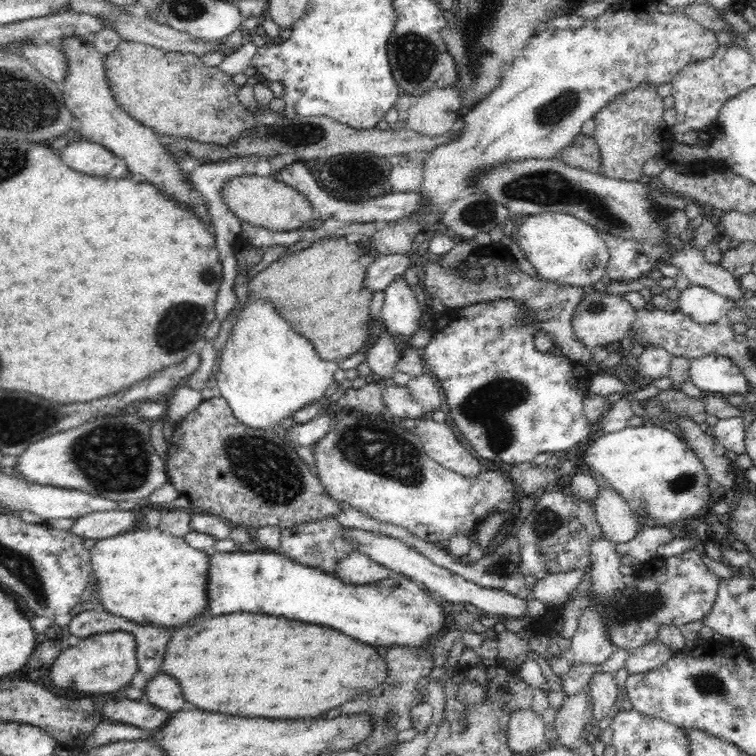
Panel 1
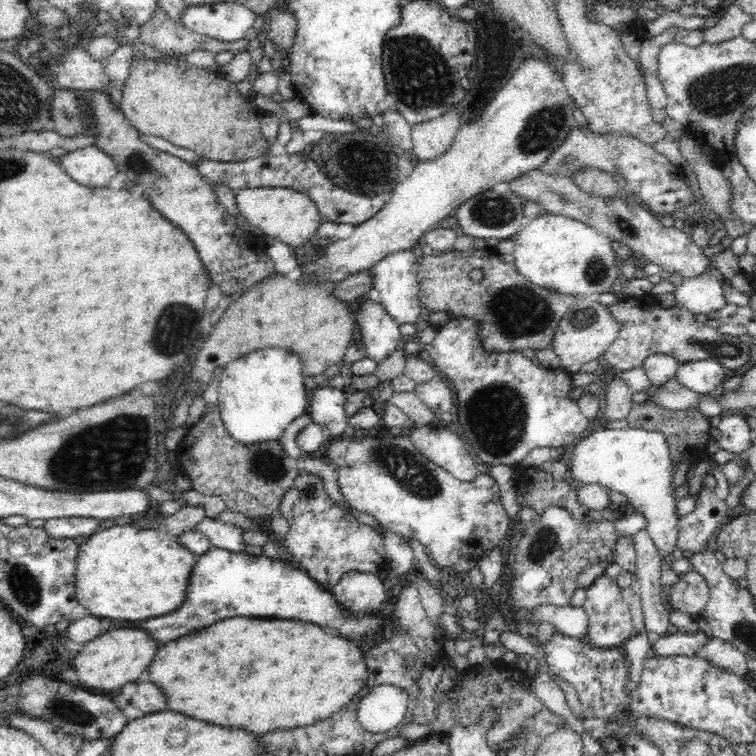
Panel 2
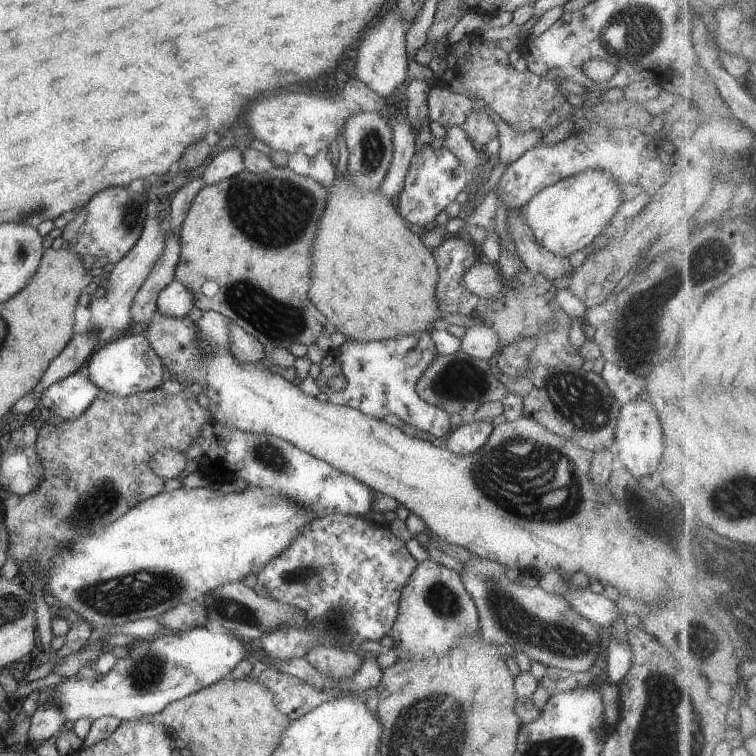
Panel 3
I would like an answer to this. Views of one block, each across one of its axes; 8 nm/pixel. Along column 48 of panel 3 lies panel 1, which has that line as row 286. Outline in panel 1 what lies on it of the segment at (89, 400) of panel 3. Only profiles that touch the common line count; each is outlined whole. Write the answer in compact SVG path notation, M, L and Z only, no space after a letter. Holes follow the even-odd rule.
M398 278L384 290L384 306L380 317L384 320L387 331L391 335L402 334L402 336L409 336L410 338L423 327L421 322L424 320L425 312L420 307L420 302L418 302L416 293L412 289L404 278Z

